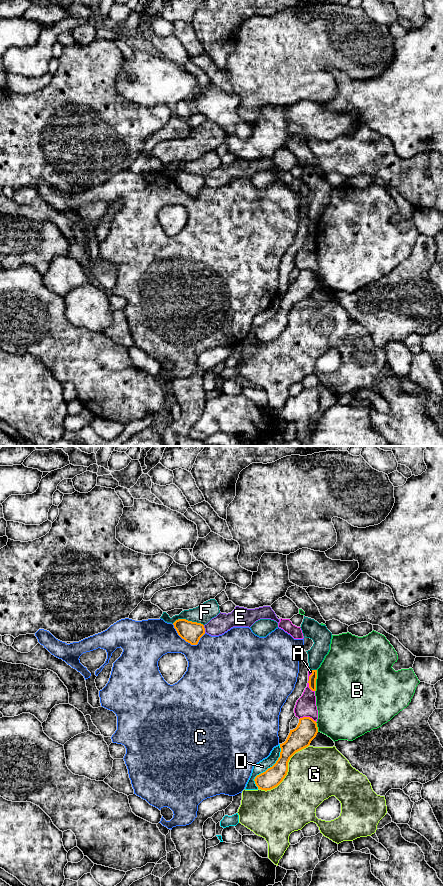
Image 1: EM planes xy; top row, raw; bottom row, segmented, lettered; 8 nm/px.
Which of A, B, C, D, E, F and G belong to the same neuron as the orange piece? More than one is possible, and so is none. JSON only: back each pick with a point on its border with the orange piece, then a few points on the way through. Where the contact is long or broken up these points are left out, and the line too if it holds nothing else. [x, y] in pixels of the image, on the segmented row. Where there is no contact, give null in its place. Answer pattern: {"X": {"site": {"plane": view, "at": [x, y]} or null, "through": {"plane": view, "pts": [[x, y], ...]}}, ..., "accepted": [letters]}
{"accepted": []}

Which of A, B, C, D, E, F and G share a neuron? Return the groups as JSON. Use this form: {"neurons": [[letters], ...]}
{"neurons": [["A", "D", "E"], ["B"], ["C"], ["F"], ["G"]]}

